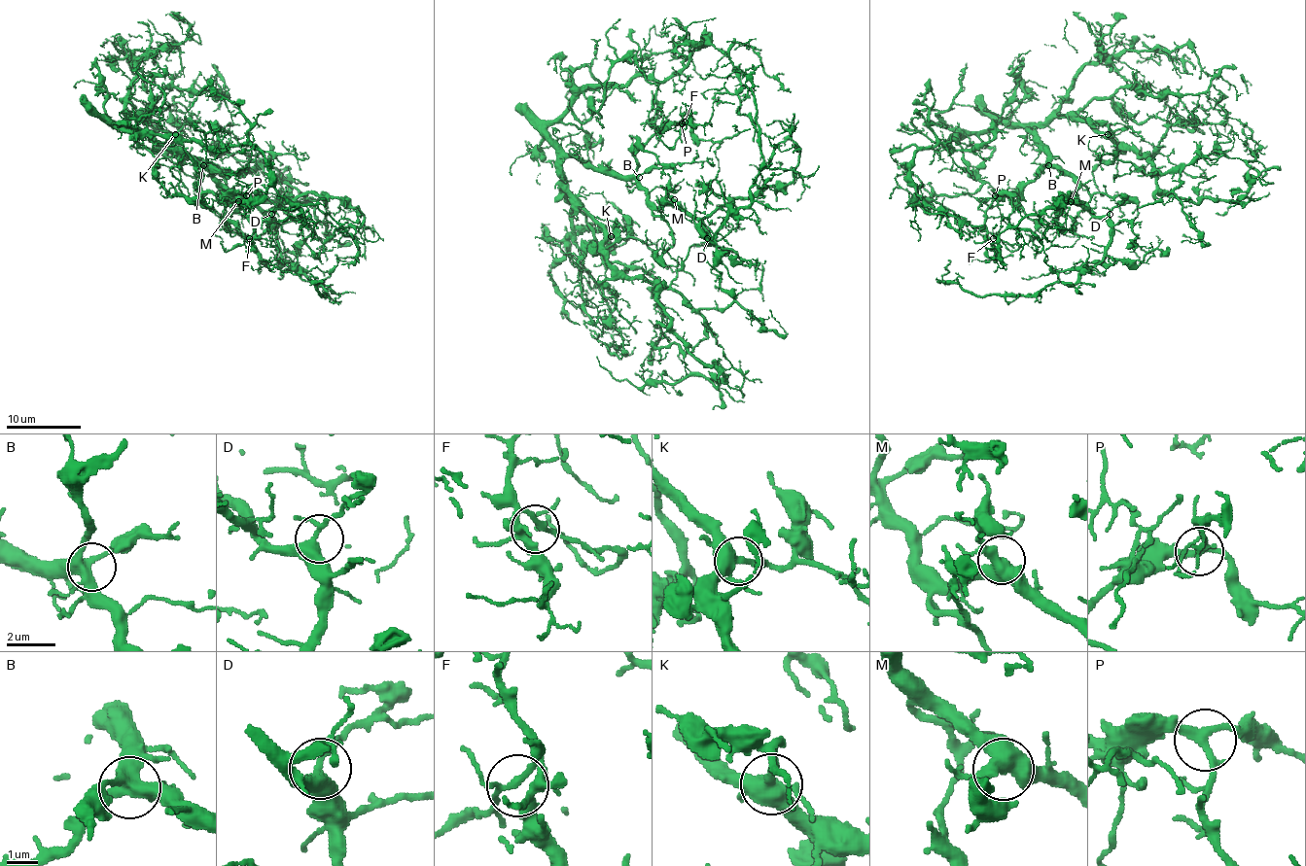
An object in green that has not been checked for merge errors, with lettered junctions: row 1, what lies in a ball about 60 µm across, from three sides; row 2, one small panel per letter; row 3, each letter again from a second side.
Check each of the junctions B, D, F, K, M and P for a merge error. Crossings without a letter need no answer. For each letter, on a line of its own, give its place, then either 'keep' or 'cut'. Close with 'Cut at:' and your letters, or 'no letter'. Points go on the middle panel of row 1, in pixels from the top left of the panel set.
B: at (639, 177); keep
D: at (707, 238); keep
F: at (685, 121); keep
K: at (611, 236); keep
M: at (674, 199); keep
P: at (682, 123); keep
Cut at: no letter

